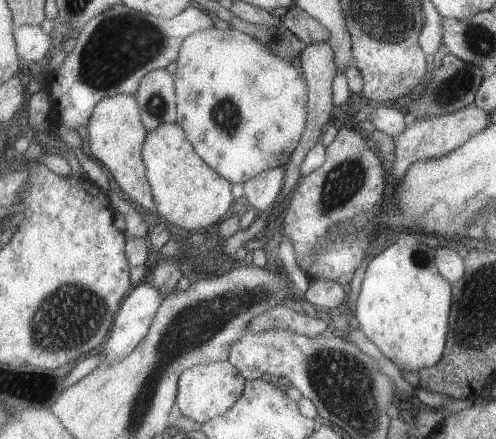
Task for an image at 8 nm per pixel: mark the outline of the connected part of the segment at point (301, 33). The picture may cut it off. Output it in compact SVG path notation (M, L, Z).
M301 7L288 9L281 17L281 23L300 38L305 46L329 41L328 30Z

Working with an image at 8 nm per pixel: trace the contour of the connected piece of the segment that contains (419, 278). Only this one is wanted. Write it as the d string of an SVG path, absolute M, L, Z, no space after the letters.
M421 242L389 245L368 264L356 302L354 324L374 343L377 353L384 355L405 372L418 372L443 360L449 334L449 314L453 302L453 286L437 268L437 252Z

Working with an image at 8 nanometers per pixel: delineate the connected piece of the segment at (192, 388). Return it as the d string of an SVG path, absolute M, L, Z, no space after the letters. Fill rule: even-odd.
M229 361L199 364L189 368L180 380L180 391L177 394L177 406L180 412L195 422L207 423L208 420L229 412L244 395L246 376Z

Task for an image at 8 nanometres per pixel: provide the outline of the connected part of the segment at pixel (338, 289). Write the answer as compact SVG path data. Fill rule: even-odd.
M312 280L305 297L314 307L332 312L345 305L348 288L333 280Z

